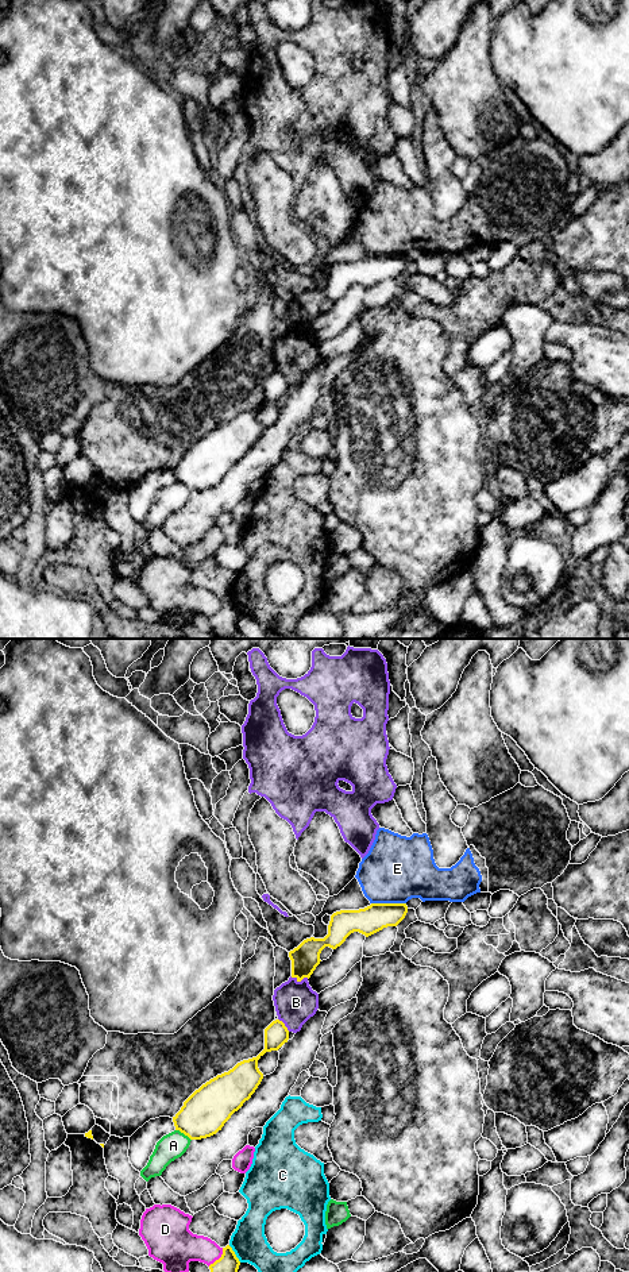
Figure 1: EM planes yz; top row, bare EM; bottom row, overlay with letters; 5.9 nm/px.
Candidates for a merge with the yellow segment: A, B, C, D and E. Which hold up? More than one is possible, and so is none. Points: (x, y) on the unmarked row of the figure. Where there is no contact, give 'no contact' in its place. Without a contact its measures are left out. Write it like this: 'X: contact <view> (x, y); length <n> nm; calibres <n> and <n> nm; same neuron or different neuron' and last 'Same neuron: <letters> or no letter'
A: contact yz (184, 485); length 120 nm; calibres 280 and 160 nm; different neuron
B: contact yz (300, 332); length 110 nm; calibres 170 and 240 nm; different neuron
C: contact yz (234, 605); length 130 nm; calibres 160 and 200 nm; different neuron
D: contact yz (219, 611); length 140 nm; calibres 160 and 220 nm; different neuron
E: contact yz (389, 255); length 200 nm; calibres 160 and 400 nm; different neuron
Same neuron: no letter

